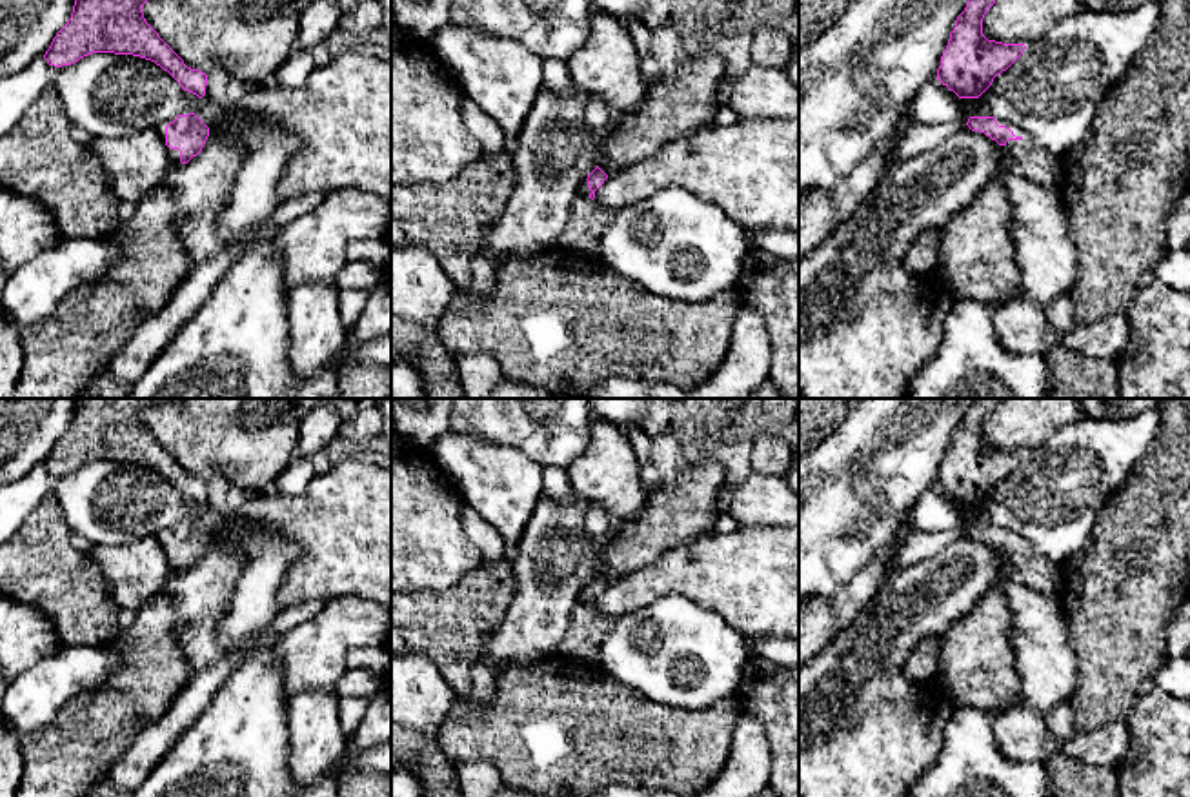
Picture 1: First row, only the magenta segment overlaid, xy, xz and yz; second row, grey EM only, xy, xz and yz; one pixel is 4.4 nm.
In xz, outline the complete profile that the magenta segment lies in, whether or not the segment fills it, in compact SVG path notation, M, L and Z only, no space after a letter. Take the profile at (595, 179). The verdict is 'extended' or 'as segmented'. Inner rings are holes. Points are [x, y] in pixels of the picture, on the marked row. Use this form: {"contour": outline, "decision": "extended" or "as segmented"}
{"contour": "M597 166L580 184L559 240L564 249L591 257L599 251L602 231L615 217L613 209L602 207L595 200L595 191L606 178L608 175Z", "decision": "extended"}

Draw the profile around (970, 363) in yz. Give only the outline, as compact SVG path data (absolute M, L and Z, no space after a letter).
M957 300L935 357L917 369L906 398L1048 398L1044 355L1012 353L997 335L993 308Z

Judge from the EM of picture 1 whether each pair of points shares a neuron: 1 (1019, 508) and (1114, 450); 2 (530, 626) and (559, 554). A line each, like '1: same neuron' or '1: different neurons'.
1: same neuron
2: same neuron

